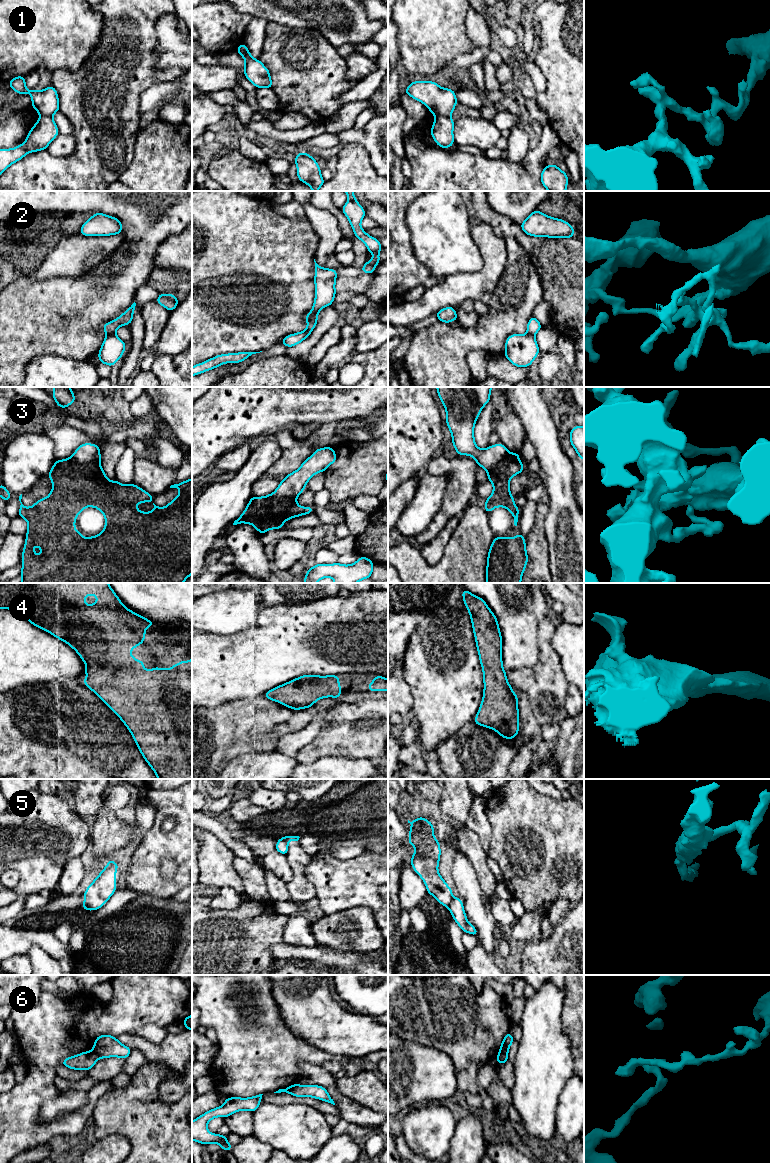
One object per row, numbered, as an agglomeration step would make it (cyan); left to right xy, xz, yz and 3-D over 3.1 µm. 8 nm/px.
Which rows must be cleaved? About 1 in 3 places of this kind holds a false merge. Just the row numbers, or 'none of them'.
1, 3, 5, 6

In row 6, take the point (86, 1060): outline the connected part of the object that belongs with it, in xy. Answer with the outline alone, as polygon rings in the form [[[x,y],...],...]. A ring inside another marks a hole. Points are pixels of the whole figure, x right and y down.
[[[93,1050],[82,1052],[62,1061],[62,1065],[74,1070],[90,1070],[98,1061],[99,1056]]]

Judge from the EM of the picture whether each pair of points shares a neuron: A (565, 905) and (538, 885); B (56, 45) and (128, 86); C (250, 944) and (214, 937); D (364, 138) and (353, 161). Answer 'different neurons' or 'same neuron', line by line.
A: different neurons
B: different neurons
C: same neuron
D: different neurons

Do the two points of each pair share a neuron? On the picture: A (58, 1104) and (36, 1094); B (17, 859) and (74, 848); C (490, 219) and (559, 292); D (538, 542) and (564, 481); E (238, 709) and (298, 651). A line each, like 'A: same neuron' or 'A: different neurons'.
A: different neurons
B: same neuron
C: same neuron
D: different neurons
E: different neurons

